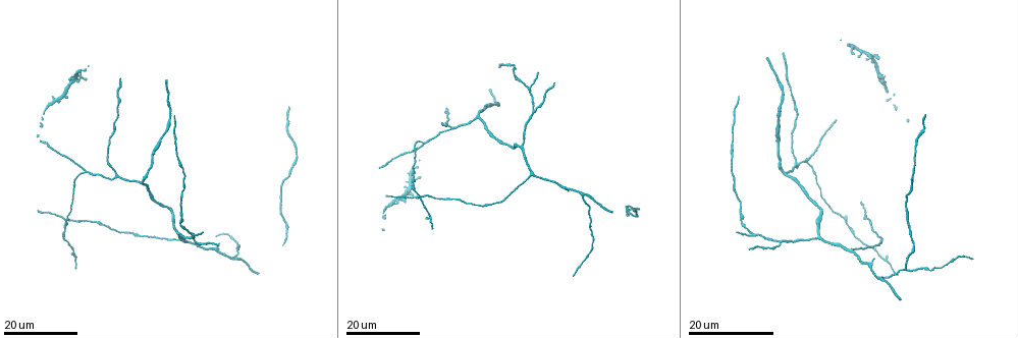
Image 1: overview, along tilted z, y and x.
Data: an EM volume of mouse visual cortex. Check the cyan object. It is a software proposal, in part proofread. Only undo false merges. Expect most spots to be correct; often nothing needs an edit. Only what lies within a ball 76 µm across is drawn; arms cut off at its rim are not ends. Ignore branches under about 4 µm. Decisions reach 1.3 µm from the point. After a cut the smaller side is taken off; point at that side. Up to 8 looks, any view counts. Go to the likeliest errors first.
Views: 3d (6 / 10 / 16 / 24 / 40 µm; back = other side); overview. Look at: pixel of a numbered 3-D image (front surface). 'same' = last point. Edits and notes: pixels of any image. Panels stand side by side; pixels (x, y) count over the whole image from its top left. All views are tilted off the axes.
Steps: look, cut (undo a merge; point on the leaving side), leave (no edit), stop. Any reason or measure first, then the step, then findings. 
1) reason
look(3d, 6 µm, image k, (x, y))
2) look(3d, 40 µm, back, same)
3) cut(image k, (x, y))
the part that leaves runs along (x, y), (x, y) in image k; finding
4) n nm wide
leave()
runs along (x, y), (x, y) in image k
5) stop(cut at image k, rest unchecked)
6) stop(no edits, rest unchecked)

three-way junction
look(3d, 24 µm, image 1, (114, 176))

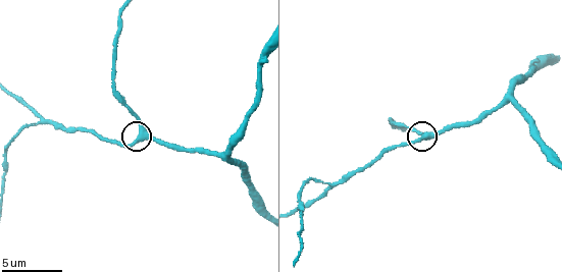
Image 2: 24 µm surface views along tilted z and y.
look(3d, 6 µm, image 2, (140, 138))

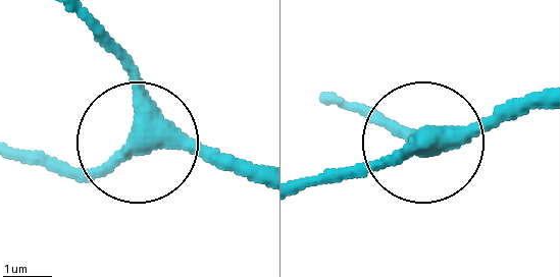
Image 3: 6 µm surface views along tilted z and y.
370 nm wide
leave()
runs along (543, 93), (416, 137), (387, 121) in image 3; one neuron here

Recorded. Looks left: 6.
a fork
look(3d, 10 µm, image 2, (43, 118))

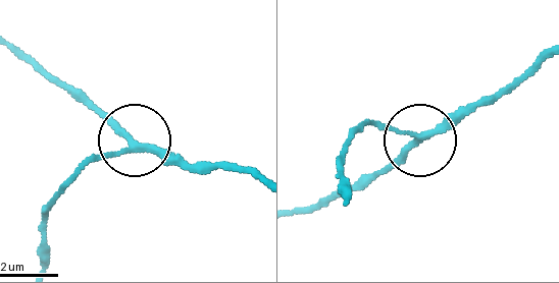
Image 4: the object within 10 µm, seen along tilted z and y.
210 nm wide
leave()
runs along (539, 62), (502, 96), (458, 108), (419, 137), (366, 121) in image 4; all the same neuron

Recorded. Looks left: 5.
four-way junction
look(3d, 24 µm, image 1, (582, 195))

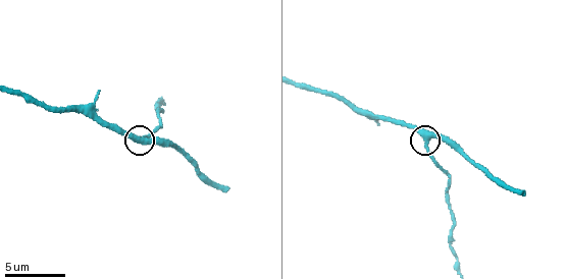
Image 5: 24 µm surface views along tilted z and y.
look(3d, 10 µm, image 5, (426, 143))

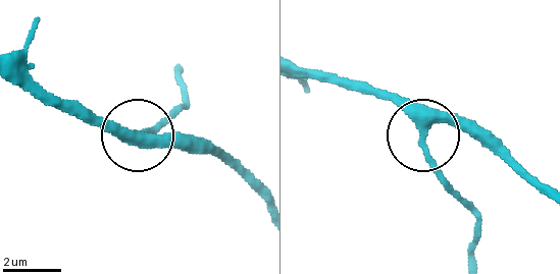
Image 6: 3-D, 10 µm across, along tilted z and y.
other side
look(3d, 10 µm, back, image 6, (423, 136))

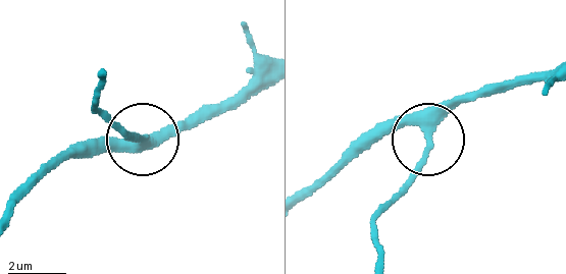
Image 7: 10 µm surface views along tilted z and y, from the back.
4 arms
leave()
runs along (549, 69), (472, 94), (433, 132), (421, 168), (393, 202) in image 7; one neuron here

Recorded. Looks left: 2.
two arms in line, one across
look(3d, 16 µm, image 1, (779, 242))

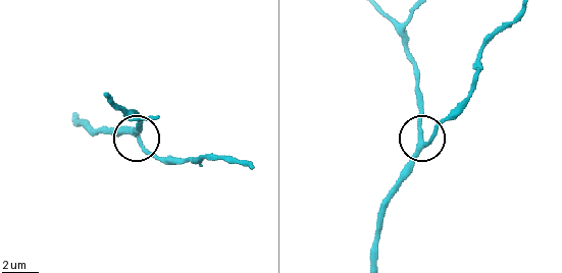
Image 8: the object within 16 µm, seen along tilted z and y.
closer look
look(3d, 10 µm, image 8, (138, 136))

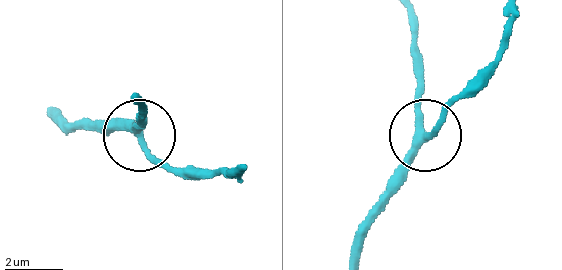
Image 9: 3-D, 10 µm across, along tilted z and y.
leave()
runs along (50, 118), (125, 129), (183, 175) in image 9; one neuron here

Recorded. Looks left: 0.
stop(no edits, rest unchecked)

